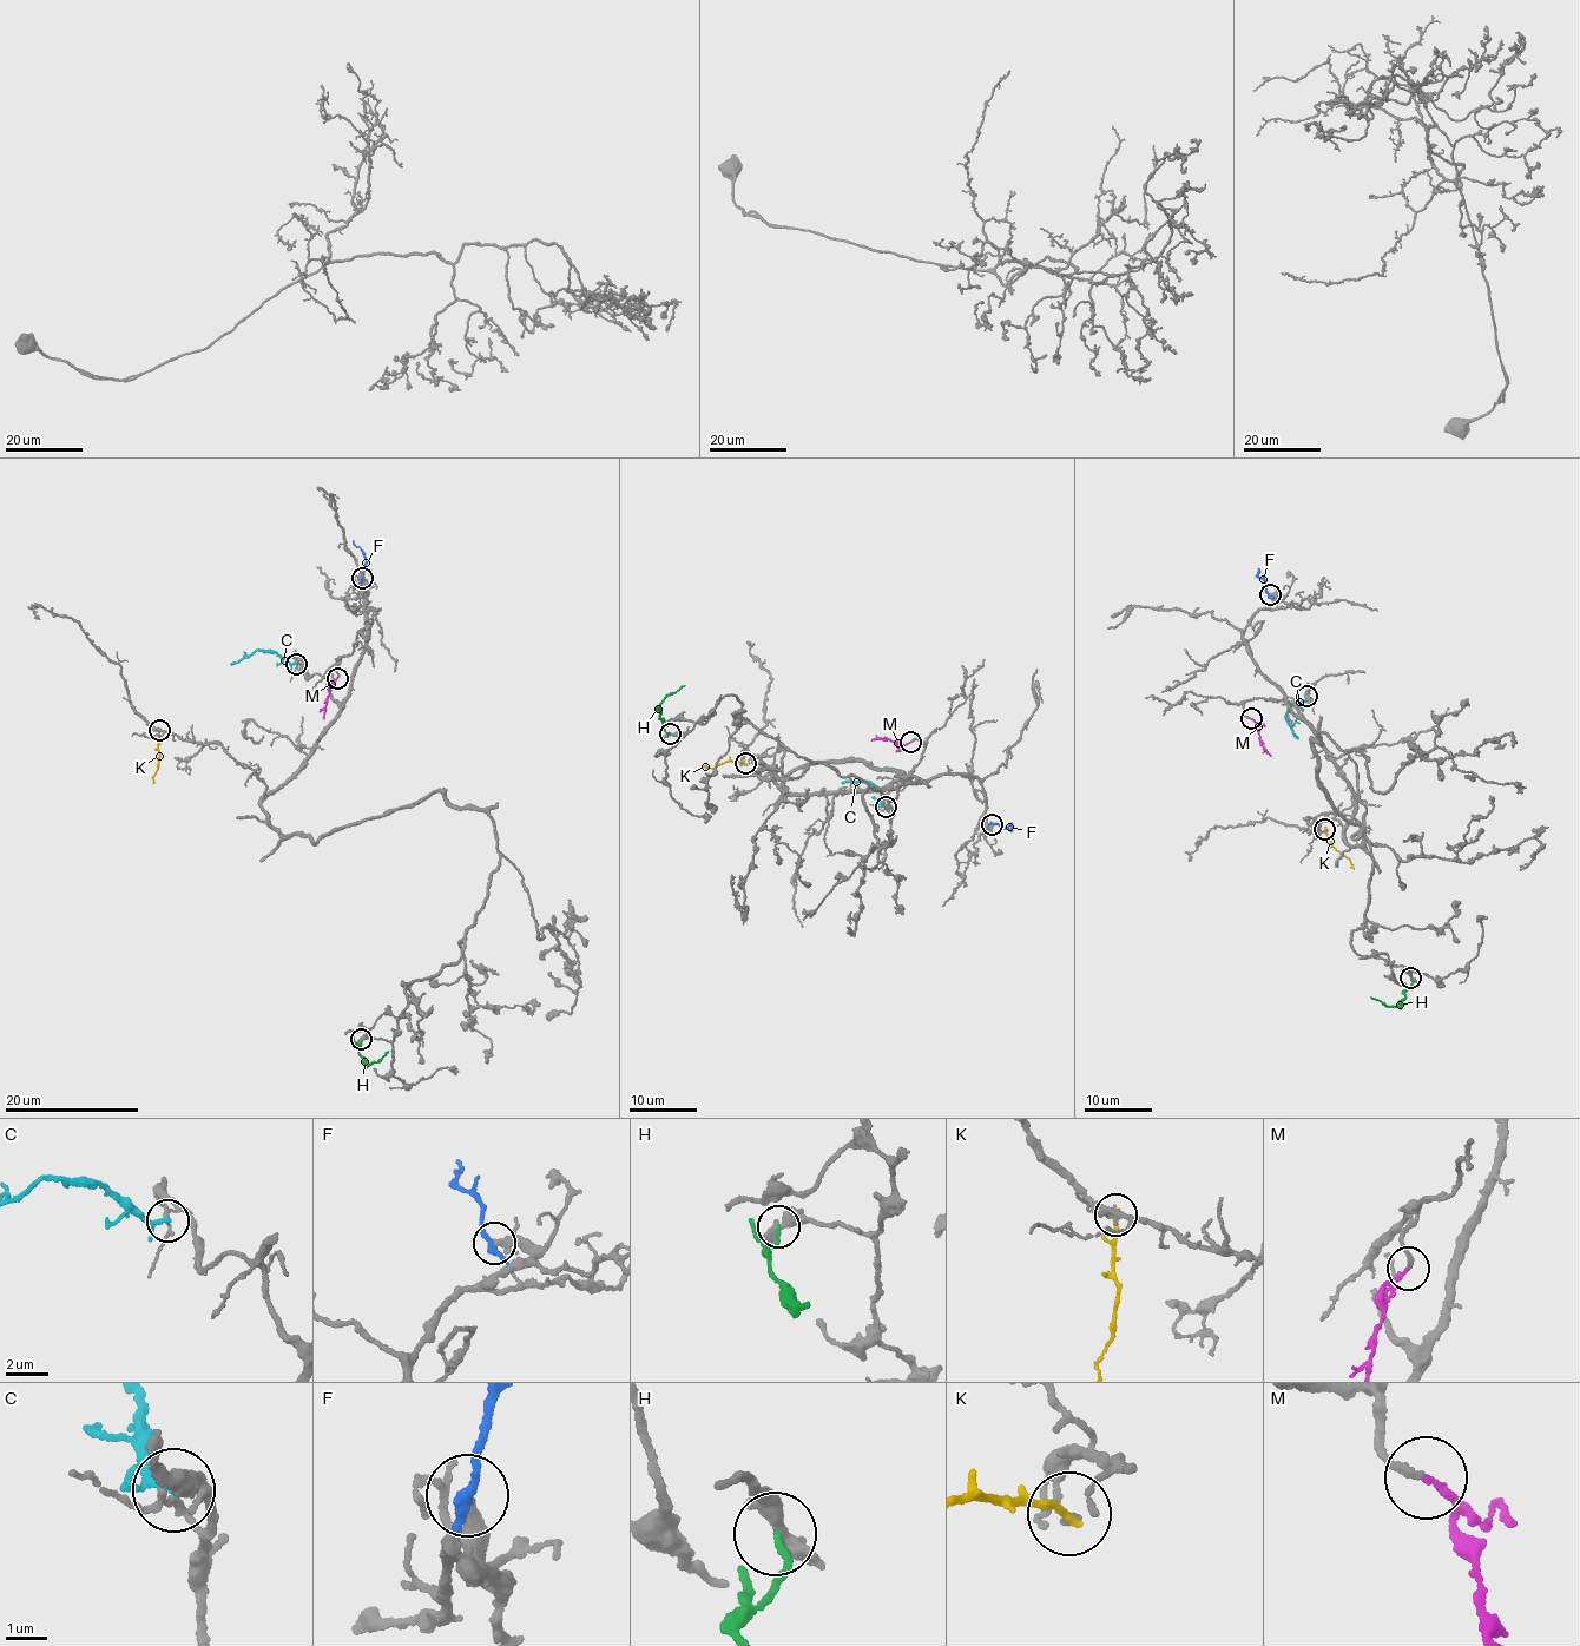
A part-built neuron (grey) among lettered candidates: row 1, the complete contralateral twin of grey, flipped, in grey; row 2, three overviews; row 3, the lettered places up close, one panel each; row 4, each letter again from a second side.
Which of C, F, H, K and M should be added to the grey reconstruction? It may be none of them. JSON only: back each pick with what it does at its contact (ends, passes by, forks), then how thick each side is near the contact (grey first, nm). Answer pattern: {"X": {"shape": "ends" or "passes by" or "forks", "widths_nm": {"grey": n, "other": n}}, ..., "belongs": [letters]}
{"M": {"shape": "ends", "widths_nm": {"grey": 180, "other": 190}}, "belongs": ["M"]}

